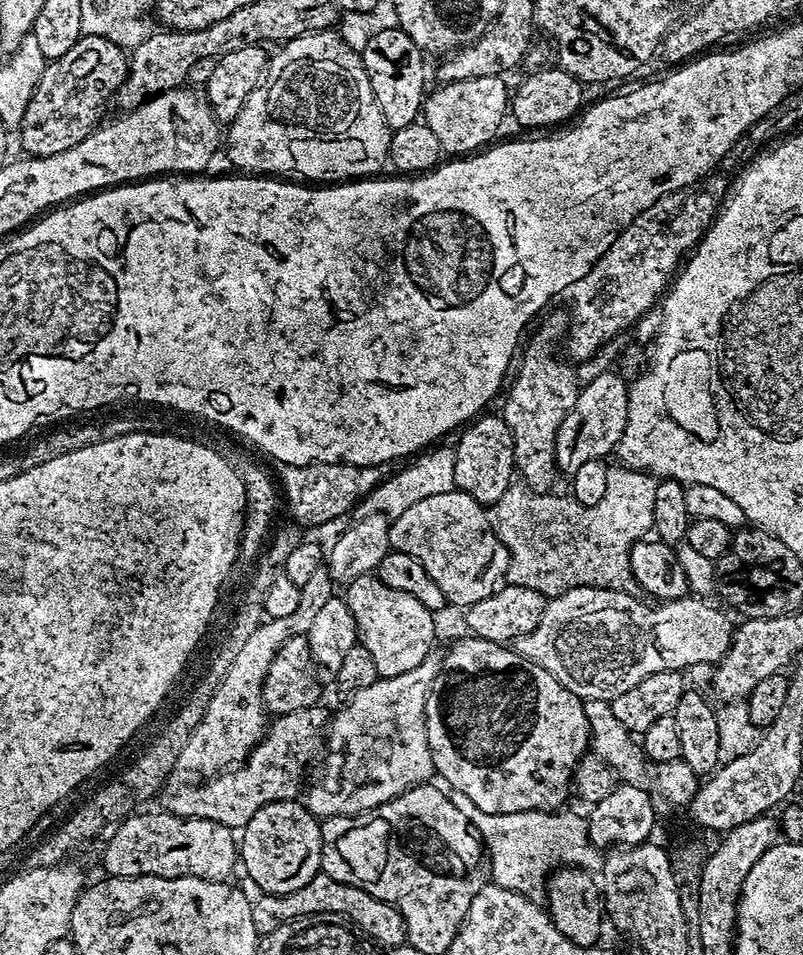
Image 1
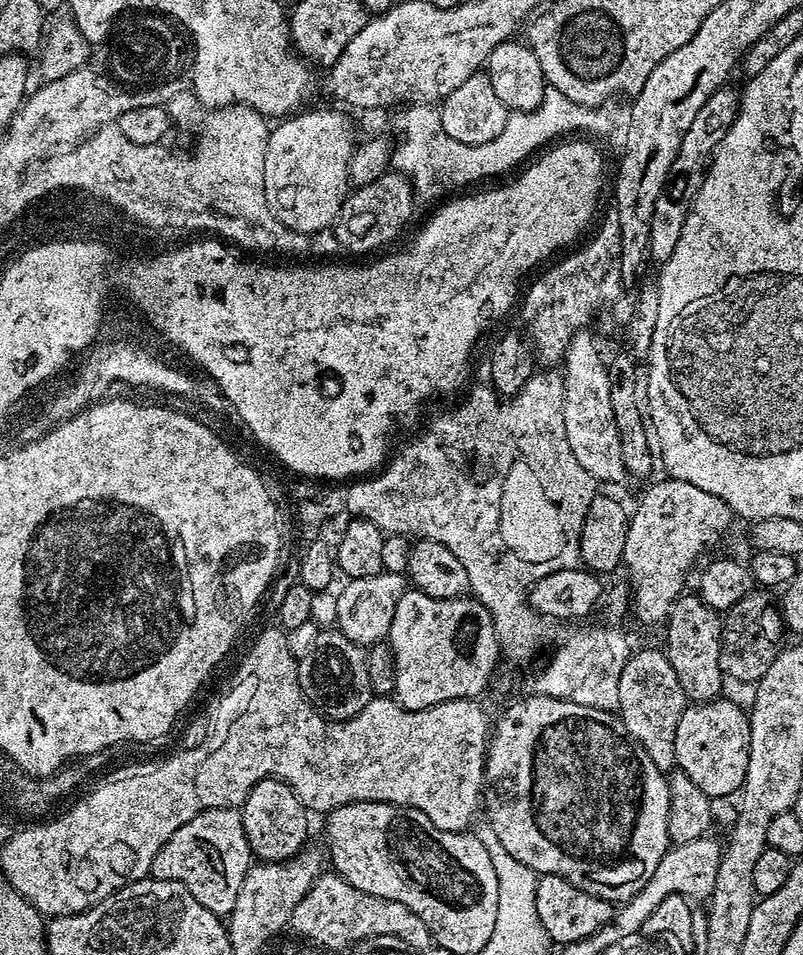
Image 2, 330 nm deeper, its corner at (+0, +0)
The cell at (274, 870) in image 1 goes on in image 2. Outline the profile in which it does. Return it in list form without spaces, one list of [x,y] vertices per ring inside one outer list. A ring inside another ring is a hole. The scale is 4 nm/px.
[[[257,780],[243,802],[240,817],[248,845],[257,861],[278,864],[281,860],[292,860],[307,845],[304,843],[308,840],[310,813],[284,780]]]

